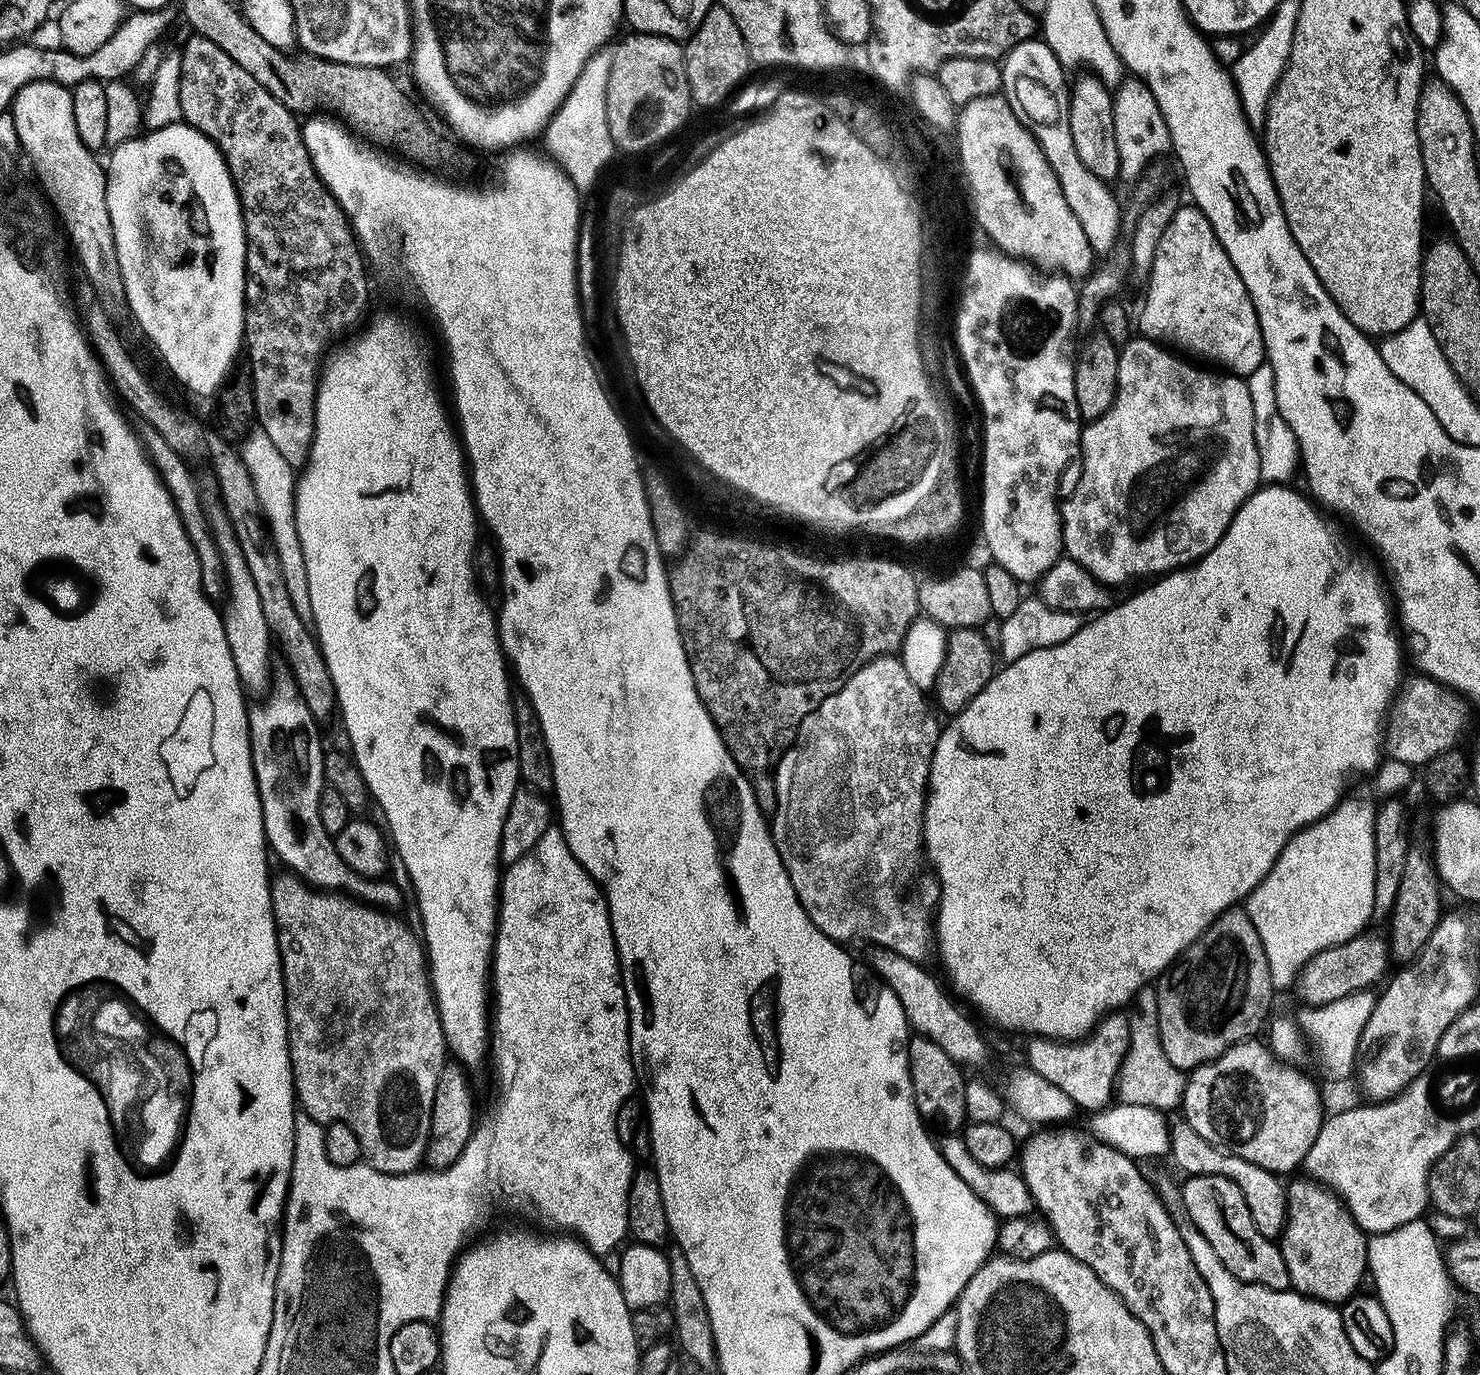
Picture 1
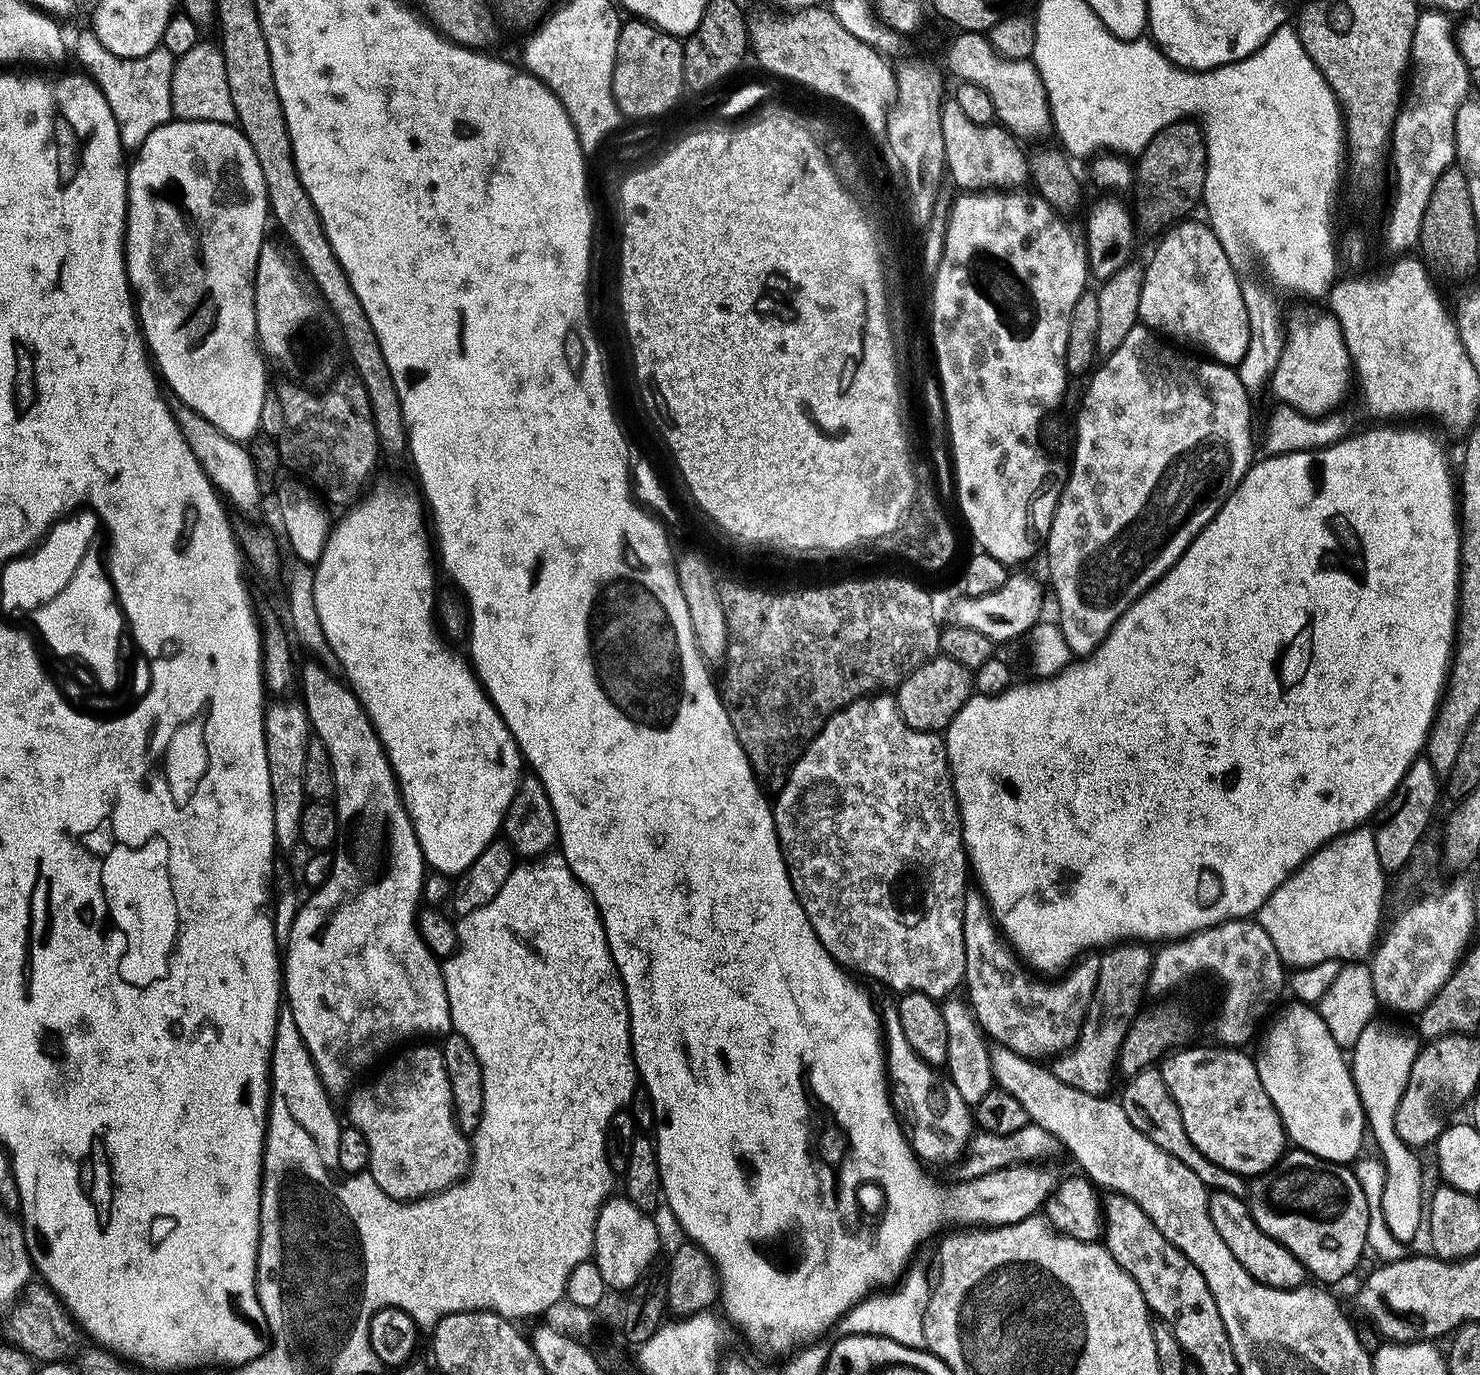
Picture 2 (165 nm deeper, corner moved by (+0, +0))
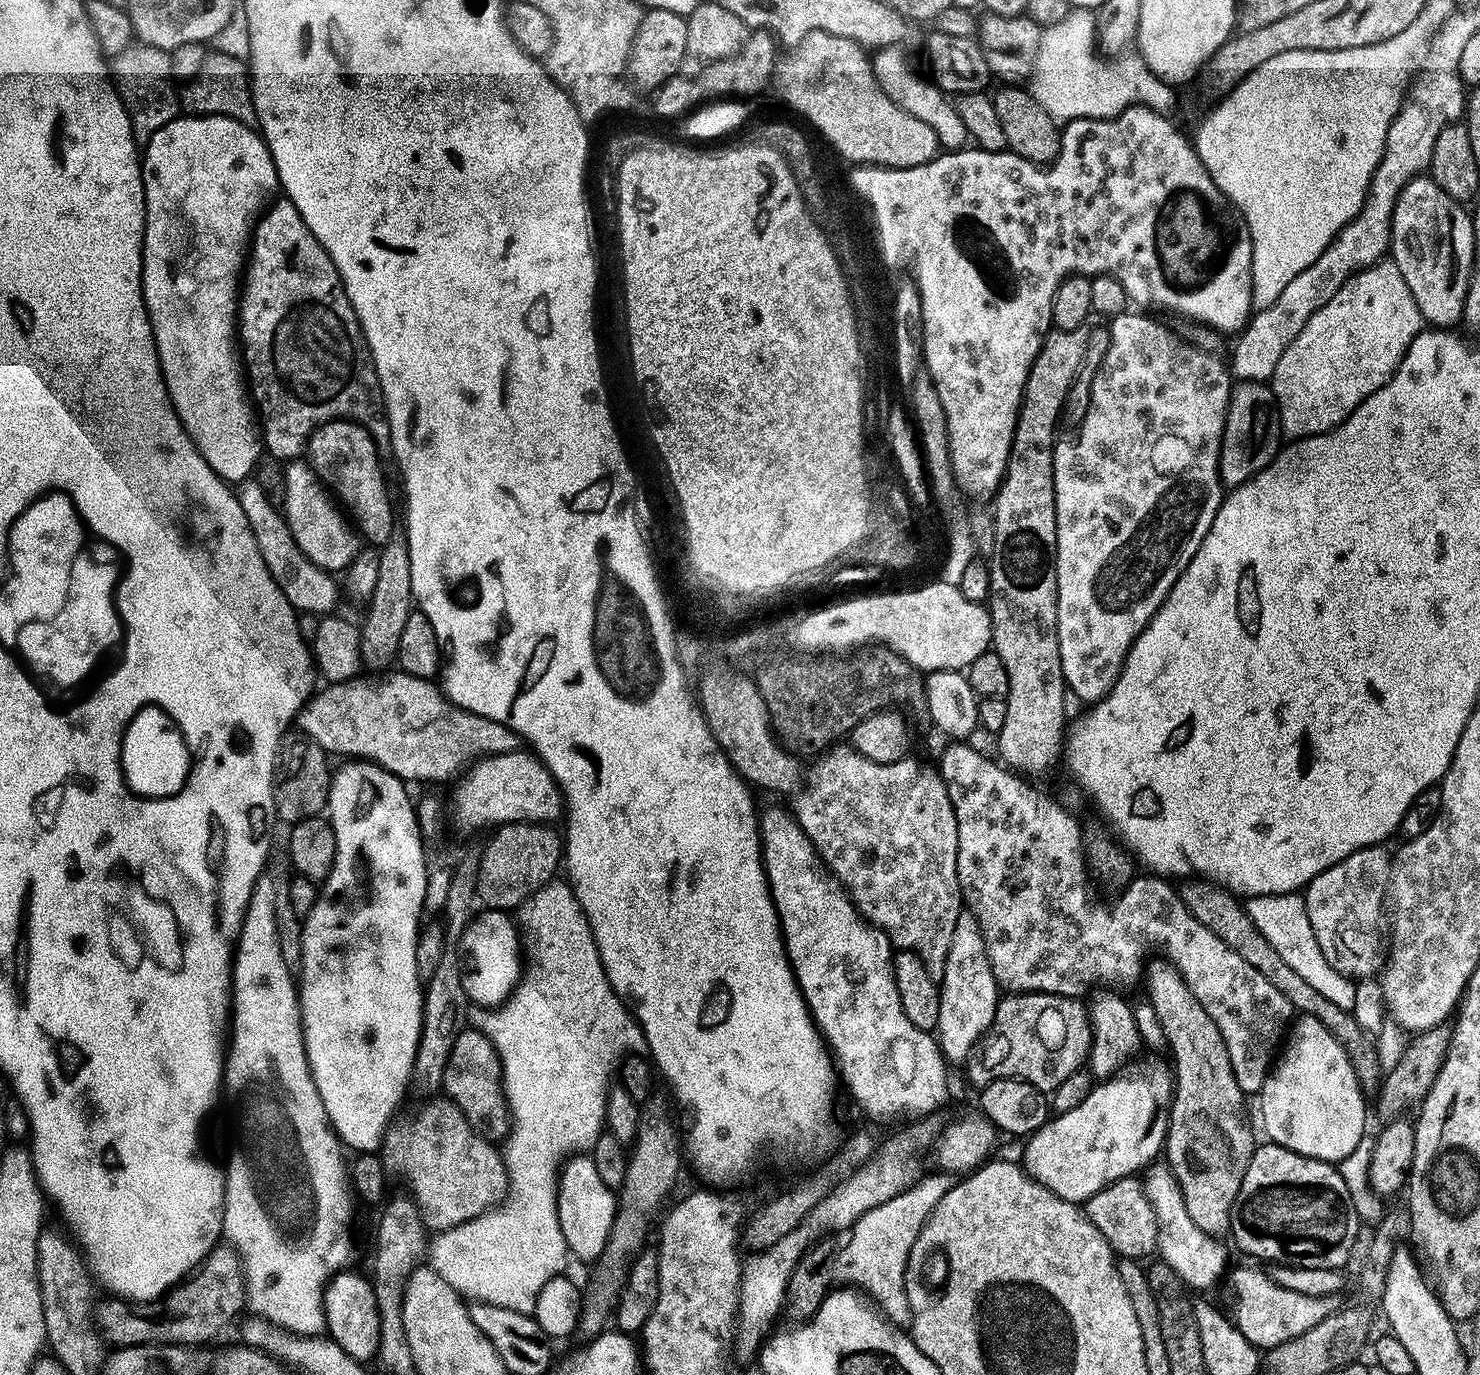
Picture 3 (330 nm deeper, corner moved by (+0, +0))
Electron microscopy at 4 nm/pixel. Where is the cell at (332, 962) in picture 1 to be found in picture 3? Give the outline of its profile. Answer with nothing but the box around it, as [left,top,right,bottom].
[382,1099,508,1233]

